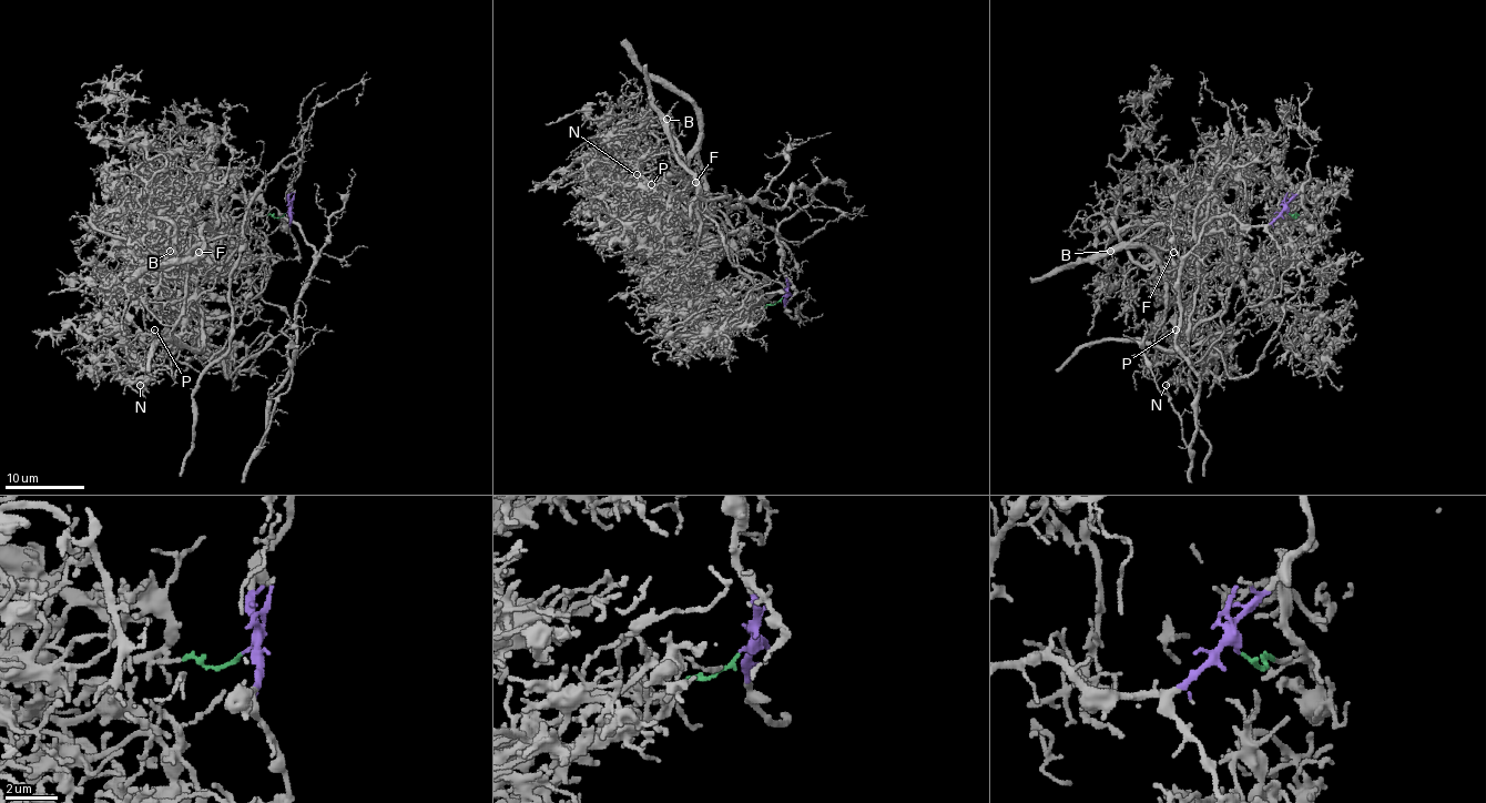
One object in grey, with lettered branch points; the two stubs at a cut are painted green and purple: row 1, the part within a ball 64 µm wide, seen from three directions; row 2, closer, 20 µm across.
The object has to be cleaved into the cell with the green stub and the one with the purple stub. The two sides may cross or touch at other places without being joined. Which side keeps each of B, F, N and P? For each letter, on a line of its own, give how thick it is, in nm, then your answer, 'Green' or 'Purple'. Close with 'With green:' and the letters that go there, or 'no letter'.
B: Thickness 140 nm. Green
F: Thickness 140 nm. Green
N: Thickness 160 nm. Green
P: Thickness 130 nm. Green
With green: B, F, N, P

